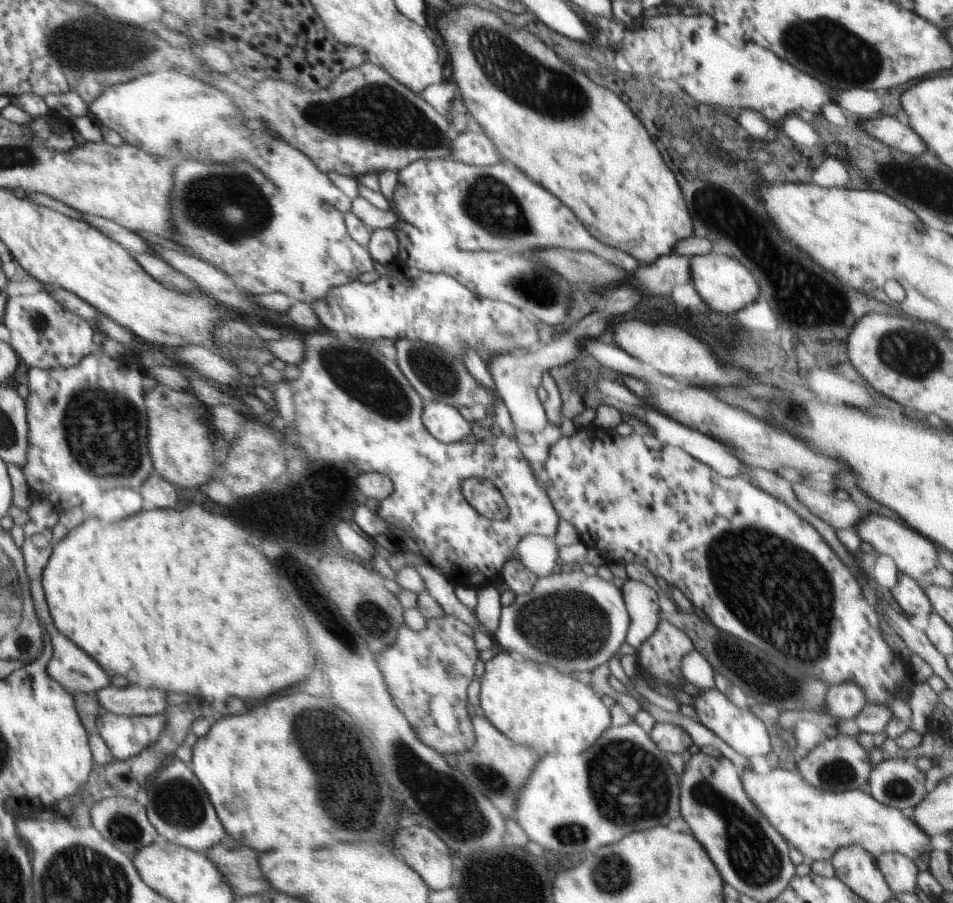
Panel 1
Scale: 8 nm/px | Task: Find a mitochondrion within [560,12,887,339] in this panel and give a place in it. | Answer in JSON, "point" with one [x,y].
{"point":[818,40]}

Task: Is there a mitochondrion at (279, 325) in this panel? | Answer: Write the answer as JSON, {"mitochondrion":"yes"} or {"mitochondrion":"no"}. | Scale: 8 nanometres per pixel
{"mitochondrion":"no"}

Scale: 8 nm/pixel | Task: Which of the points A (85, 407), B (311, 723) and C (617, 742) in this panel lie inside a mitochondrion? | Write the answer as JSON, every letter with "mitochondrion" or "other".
{"A":"mitochondrion","B":"mitochondrion","C":"mitochondrion"}

